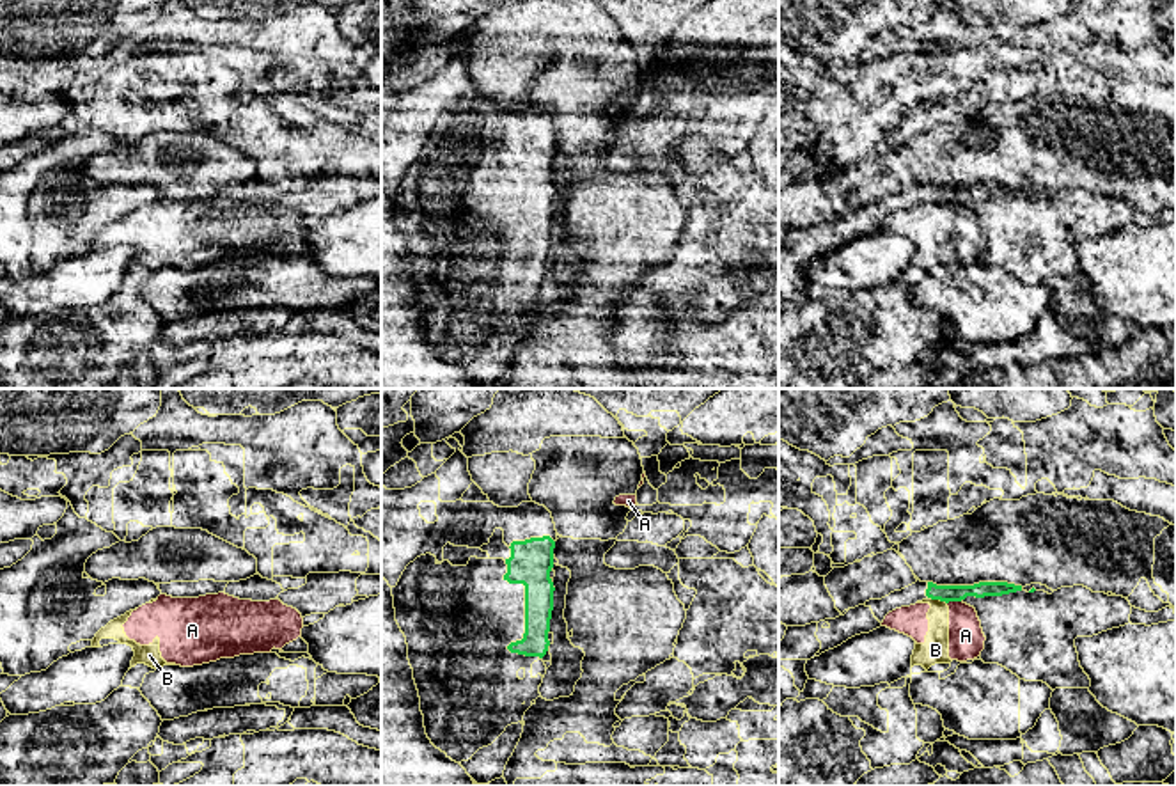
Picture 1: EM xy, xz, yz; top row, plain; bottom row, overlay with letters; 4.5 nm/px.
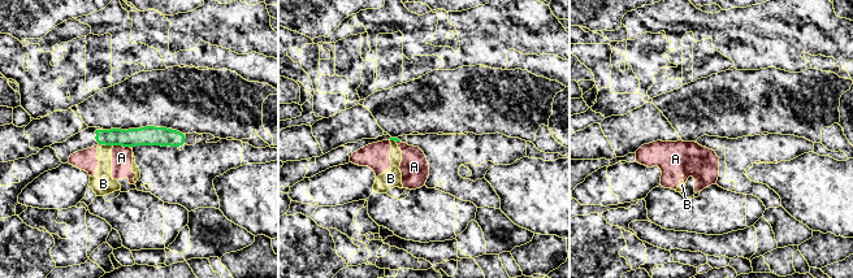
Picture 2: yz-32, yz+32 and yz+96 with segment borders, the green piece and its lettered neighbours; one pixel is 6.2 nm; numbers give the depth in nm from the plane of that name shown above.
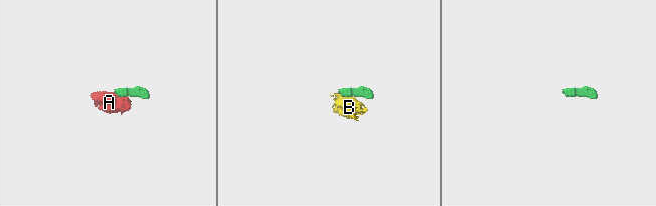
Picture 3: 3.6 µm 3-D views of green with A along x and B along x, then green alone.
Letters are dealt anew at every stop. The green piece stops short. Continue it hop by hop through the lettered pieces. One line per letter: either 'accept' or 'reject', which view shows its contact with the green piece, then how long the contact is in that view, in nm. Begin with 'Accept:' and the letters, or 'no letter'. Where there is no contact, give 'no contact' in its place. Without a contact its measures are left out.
Accept: no letter
A: reject | yz | 70 nm
B: reject | yz | 90 nm

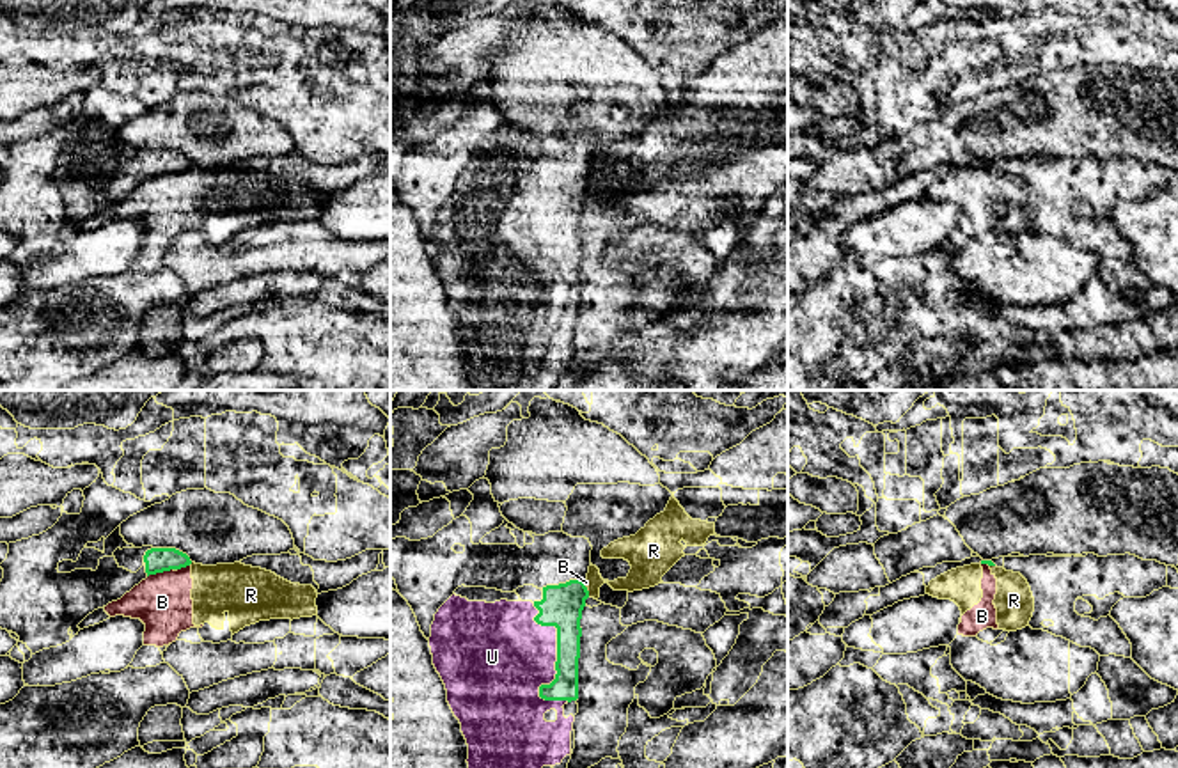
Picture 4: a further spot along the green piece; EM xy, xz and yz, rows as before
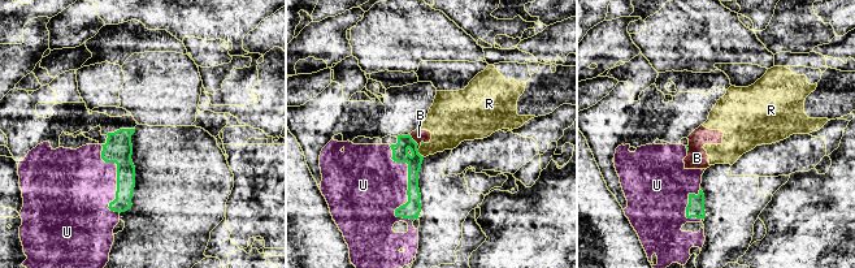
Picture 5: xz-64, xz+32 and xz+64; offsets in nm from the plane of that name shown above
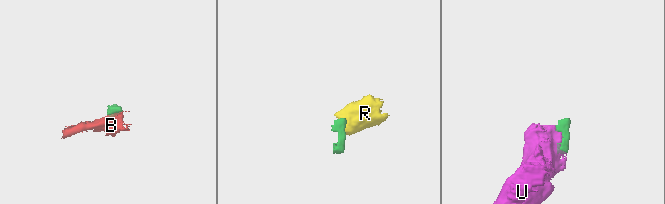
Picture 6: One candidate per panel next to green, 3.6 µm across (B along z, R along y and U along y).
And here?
Accept: U
B: reject | xy | 130 nm
R: reject | xz | 30 nm
U: accept | xz | 480 nm

